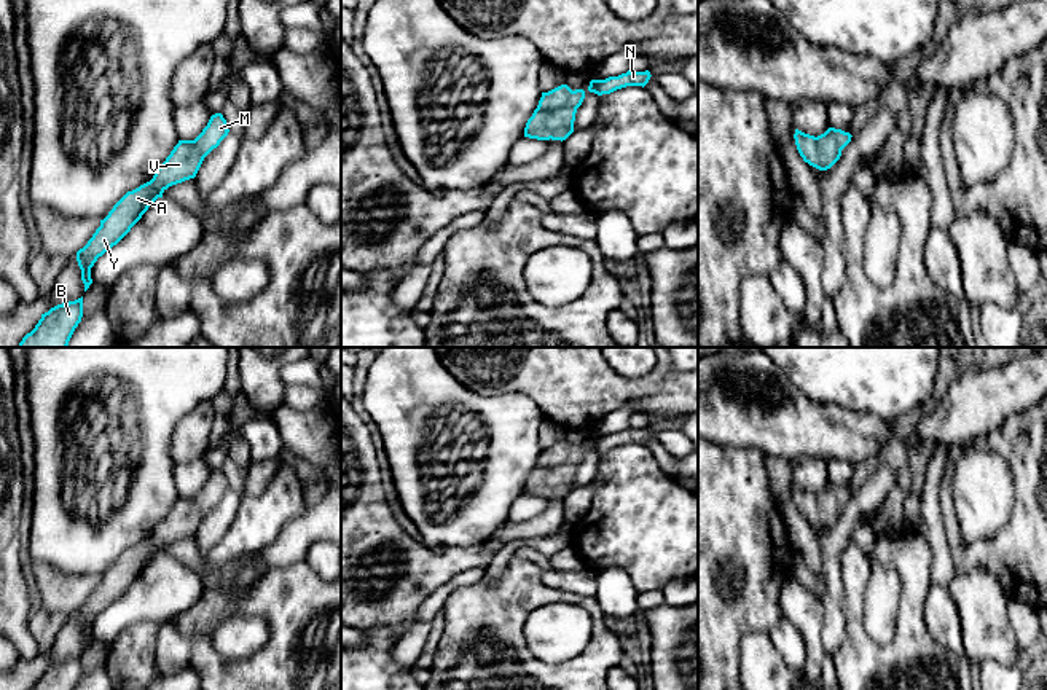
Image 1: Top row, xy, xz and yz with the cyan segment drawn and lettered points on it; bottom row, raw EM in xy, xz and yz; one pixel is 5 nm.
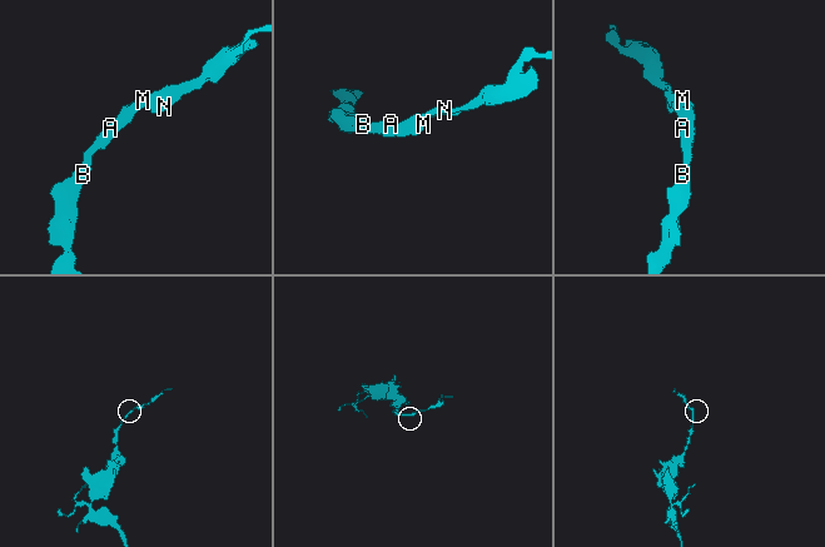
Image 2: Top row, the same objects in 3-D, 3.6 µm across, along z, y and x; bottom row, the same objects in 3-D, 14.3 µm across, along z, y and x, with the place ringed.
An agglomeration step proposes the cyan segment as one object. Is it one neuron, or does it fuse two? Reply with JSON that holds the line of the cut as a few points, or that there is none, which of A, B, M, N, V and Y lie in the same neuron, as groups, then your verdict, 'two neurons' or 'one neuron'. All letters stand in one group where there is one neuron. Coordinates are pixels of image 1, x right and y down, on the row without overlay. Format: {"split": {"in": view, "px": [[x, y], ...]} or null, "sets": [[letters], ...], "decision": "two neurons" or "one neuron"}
{"split": null, "sets": [["A", "B", "M", "N", "V", "Y"]], "decision": "one neuron"}

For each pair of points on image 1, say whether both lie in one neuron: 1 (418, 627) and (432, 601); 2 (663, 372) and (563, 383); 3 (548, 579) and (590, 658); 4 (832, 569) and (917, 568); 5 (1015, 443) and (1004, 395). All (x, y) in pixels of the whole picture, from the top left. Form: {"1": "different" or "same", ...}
{"1": "same", "2": "same", "3": "different", "4": "different", "5": "different"}

